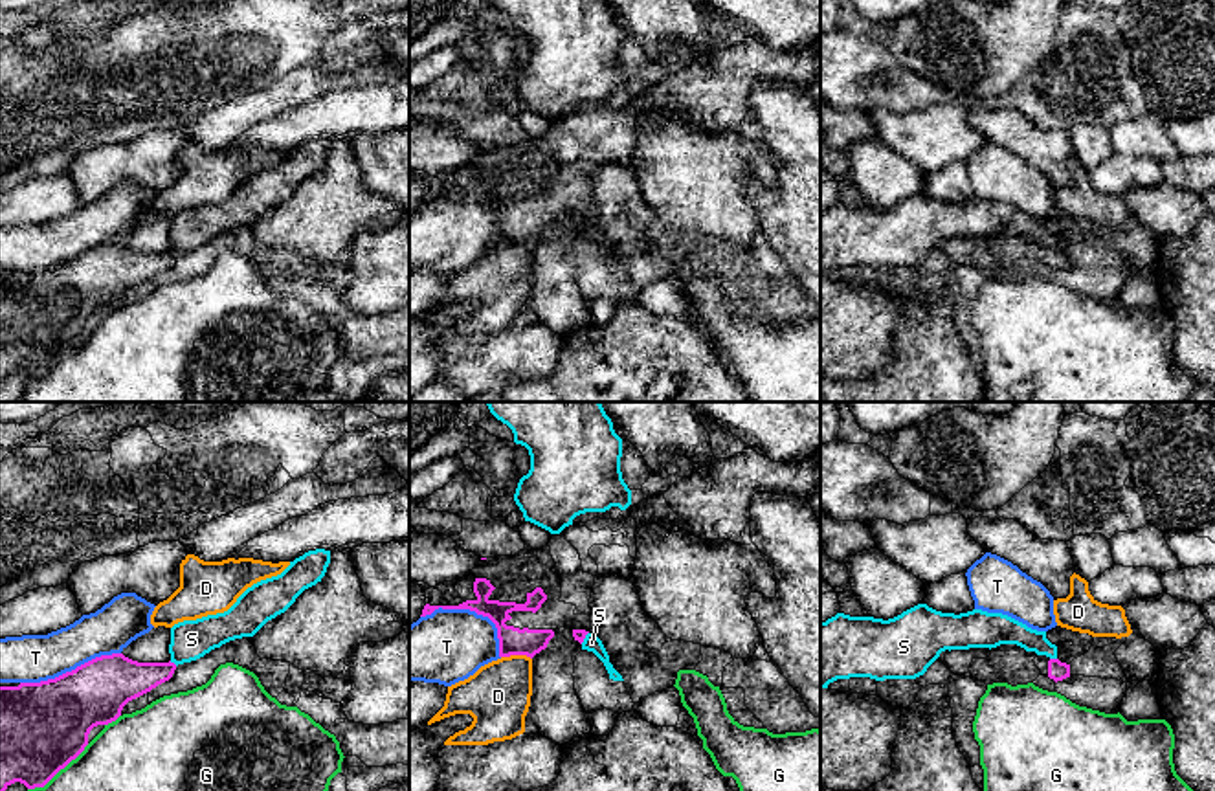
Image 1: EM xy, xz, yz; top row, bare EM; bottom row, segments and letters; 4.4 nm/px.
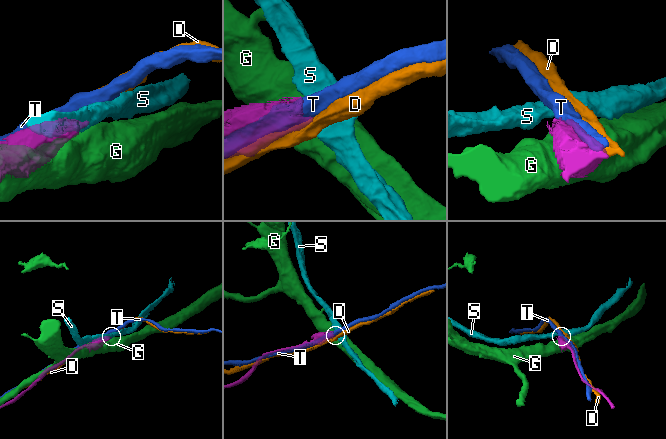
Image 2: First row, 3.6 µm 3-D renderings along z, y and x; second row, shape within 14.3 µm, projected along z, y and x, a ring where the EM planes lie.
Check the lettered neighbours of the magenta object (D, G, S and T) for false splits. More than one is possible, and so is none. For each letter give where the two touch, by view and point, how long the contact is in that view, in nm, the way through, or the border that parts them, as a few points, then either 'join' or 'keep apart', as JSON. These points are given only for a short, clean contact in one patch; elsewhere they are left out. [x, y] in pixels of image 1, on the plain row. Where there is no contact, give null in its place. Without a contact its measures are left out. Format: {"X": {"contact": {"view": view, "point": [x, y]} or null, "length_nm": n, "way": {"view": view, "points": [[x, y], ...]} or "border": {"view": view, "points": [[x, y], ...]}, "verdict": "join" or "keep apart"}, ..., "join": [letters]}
{"D": {"contact": {"view": "xz", "point": [516, 243]}, "length_nm": 140, "verdict": "keep apart"}, "G": {"contact": {"view": "xy", "point": [57, 360]}, "length_nm": 340, "verdict": "keep apart"}, "S": {"contact": {"view": "xy", "point": [173, 252]}, "length_nm": 40, "border": {"view": "xy", "points": [[169, 250], [177, 254]]}, "verdict": "keep apart"}, "T": {"contact": {"view": "xz", "point": [474, 199]}, "length_nm": 400, "verdict": "keep apart"}, "join": []}

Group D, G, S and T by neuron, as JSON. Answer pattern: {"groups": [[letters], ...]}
{"groups": [["D"], ["G"], ["S"], ["T"]]}

